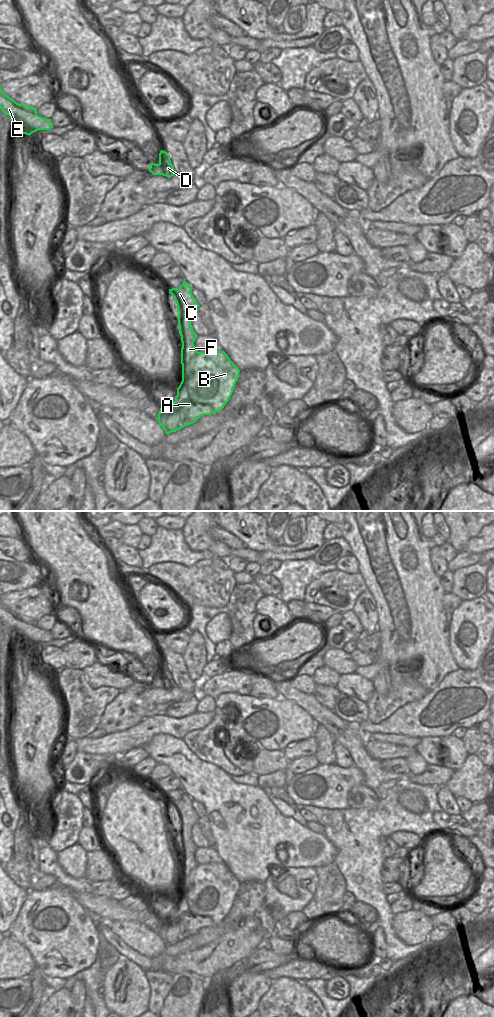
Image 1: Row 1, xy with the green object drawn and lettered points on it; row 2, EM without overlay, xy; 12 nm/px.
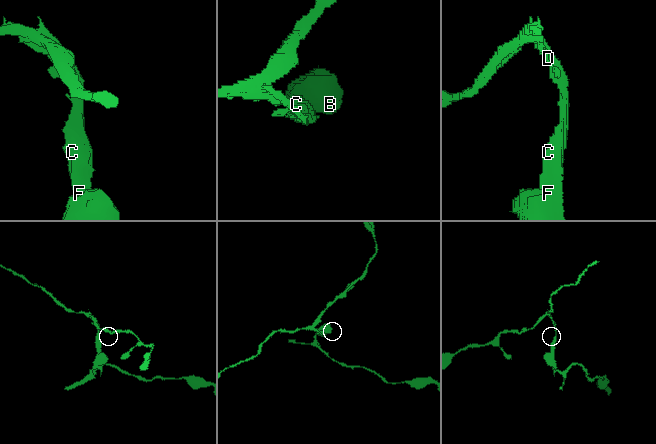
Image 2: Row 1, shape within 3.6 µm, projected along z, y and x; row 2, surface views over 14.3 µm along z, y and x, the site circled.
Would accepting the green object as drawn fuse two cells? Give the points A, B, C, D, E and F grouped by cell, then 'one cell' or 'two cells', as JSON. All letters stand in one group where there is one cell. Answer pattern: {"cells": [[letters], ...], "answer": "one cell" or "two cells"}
{"cells": [["A", "B"], ["C", "D", "E", "F"]], "answer": "two cells"}

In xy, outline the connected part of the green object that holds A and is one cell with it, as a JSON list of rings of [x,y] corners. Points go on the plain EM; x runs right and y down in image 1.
[[[224,863],[198,864],[188,878],[182,878],[177,908],[171,917],[160,920],[159,937],[170,946],[204,927],[220,924],[233,905],[239,885]]]

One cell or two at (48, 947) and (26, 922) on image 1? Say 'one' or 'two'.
one

